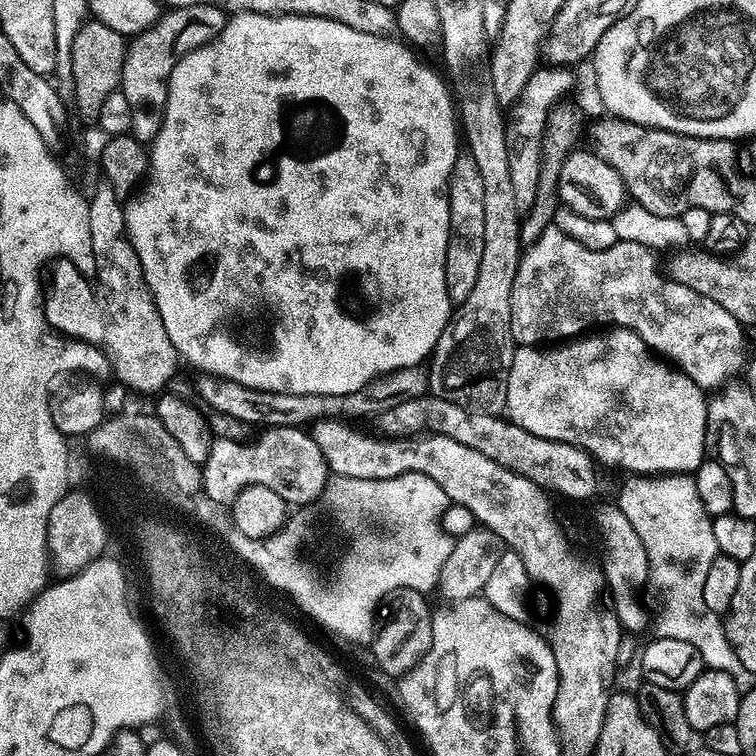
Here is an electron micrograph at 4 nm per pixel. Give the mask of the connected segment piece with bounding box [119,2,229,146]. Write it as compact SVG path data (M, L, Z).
M197 2L194 6L168 8L154 26L131 37L124 54L124 69L119 91L124 92L130 104L131 135L135 136L141 144L151 145L158 130L162 130L168 97L168 79L174 66L183 56L190 54L190 50L200 48L218 34L222 34L228 18L229 13L218 6Z

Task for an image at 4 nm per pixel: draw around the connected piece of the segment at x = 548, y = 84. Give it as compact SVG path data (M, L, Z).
M564 66L537 67L536 72L530 78L530 82L526 82L522 94L517 98L515 104L511 105L510 111L507 113L506 123L504 125L506 154L510 154L510 179L514 185L514 198L517 200L521 210L527 210L534 206L534 194L538 186L538 170L542 166L542 146L540 145L540 140L544 136L548 111L554 105L561 103L567 97L564 95L572 88L572 76L568 72L571 71Z

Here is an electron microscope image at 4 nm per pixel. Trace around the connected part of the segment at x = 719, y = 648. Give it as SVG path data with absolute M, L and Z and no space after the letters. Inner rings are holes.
M632 474L627 479L620 488L618 503L646 550L646 592L656 603L656 616L654 612L650 620L651 635L690 642L708 668L722 670L730 678L744 672L746 666L738 662L738 654L734 654L724 634L721 617L706 606L706 574L718 553L712 517L702 506L702 498L698 498L695 479L688 474Z

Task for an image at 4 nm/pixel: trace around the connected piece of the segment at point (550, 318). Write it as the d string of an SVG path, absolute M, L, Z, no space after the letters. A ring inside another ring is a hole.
M554 226L543 230L541 237L537 241L523 249L520 265L518 266L518 274L514 278L514 290L510 298L510 330L512 331L513 340L520 346L544 346L549 342L559 341L561 338L579 337L597 326L616 325L638 333L642 338L642 342L646 342L648 348L679 368L681 372L688 375L702 389L716 390L729 383L733 378L739 377L740 367L744 364L745 332L740 321L734 318L734 314L730 314L730 310L722 310L722 306L718 306L718 302L714 302L710 298L706 298L678 282L668 279L661 269L660 272L656 269L656 256L657 253L653 249L646 246L638 246L638 242L626 242L625 240L617 240L614 246L610 246L606 250L586 250L586 246L574 242L574 238L562 234L562 230L558 230Z

